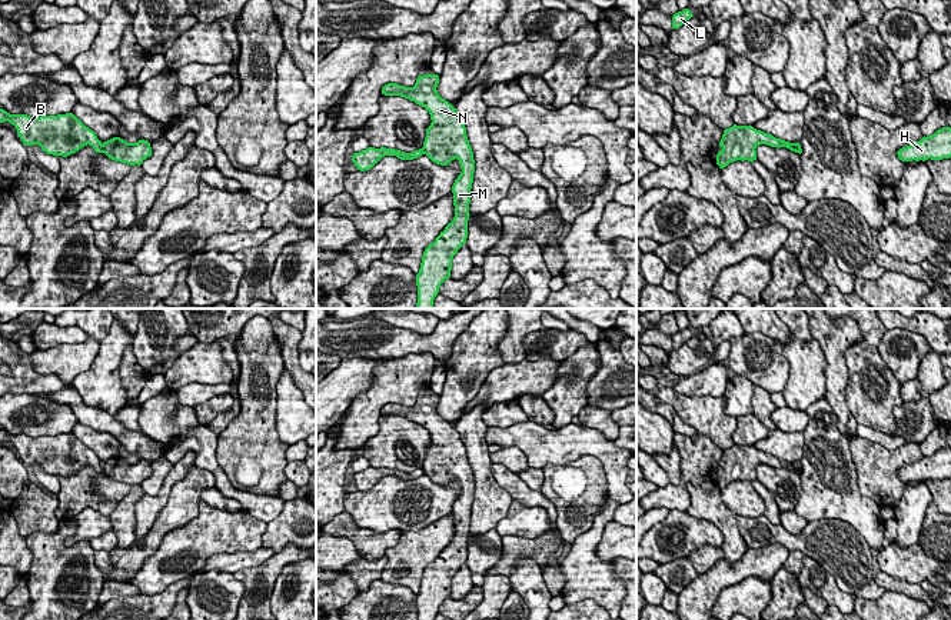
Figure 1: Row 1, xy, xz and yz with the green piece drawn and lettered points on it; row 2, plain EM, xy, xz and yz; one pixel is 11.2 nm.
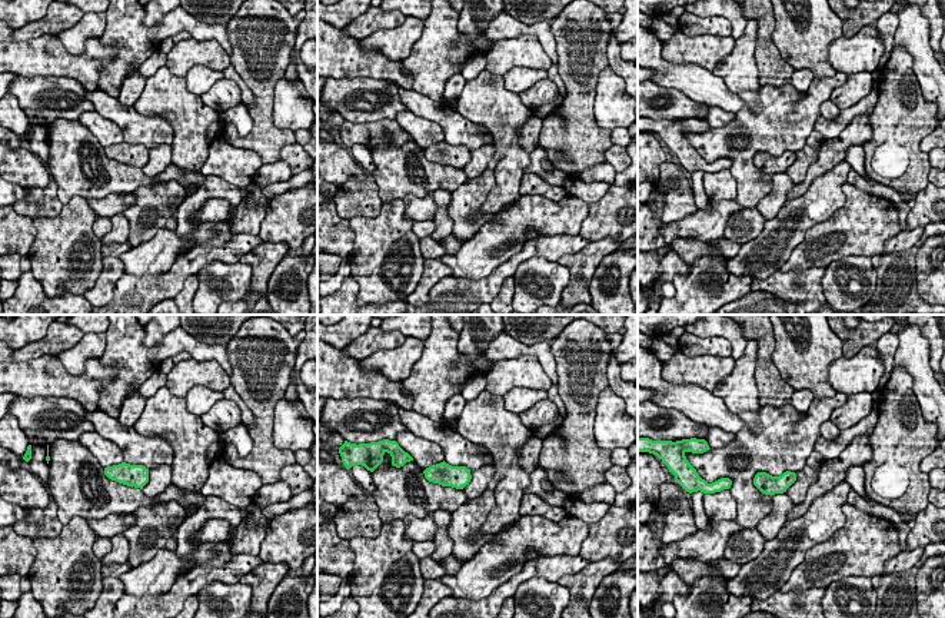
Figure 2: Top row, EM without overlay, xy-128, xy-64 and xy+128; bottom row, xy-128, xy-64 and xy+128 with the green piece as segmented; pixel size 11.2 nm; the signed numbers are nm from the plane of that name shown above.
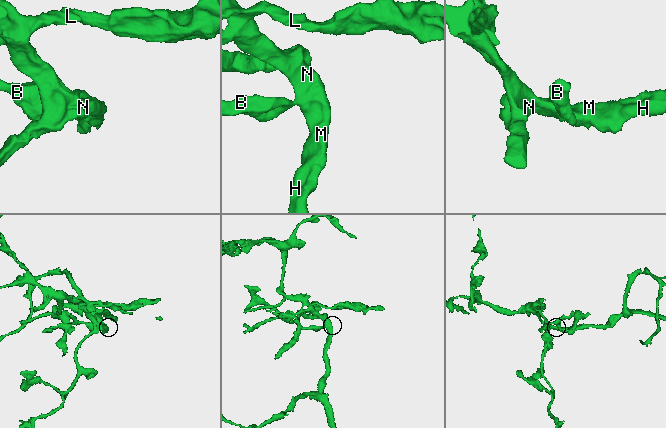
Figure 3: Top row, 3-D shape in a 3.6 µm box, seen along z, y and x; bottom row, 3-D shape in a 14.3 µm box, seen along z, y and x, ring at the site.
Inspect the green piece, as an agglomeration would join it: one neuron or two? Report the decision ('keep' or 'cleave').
cleave

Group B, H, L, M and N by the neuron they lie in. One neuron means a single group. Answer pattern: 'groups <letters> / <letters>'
groups B / H L M N

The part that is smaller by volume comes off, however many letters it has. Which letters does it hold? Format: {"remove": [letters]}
{"remove": ["B"]}

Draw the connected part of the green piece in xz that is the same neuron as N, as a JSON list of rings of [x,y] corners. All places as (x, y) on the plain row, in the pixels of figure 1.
[[[423,394],[418,396],[413,407],[396,403],[388,403],[382,407],[382,414],[409,419],[429,431],[432,443],[426,449],[423,473],[440,486],[448,486],[458,479],[462,489],[452,506],[455,537],[423,571],[416,594],[418,620],[435,620],[440,604],[450,597],[453,576],[466,563],[475,493],[473,471],[466,447],[456,429],[439,416],[438,404],[438,394]]]

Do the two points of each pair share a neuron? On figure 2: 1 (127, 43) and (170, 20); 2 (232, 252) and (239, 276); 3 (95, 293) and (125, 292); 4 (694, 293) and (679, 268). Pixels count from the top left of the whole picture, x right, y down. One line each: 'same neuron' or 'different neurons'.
1: same neuron
2: different neurons
3: different neurons
4: different neurons

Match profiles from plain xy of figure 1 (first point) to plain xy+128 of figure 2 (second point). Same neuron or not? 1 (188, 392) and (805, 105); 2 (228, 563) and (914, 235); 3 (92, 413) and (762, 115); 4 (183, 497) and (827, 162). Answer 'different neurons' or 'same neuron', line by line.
1: same neuron
2: same neuron
3: different neurons
4: different neurons

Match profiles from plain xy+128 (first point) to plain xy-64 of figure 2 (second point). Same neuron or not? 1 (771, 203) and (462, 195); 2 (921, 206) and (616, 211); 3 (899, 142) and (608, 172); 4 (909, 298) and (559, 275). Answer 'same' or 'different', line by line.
1: different
2: same
3: different
4: different

